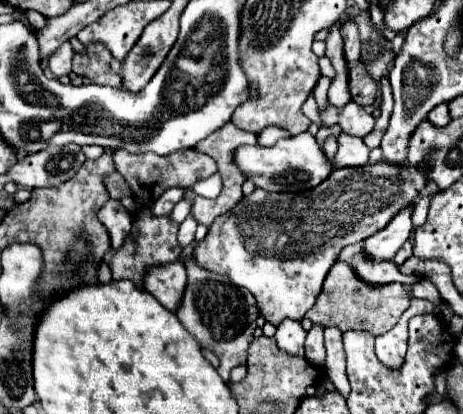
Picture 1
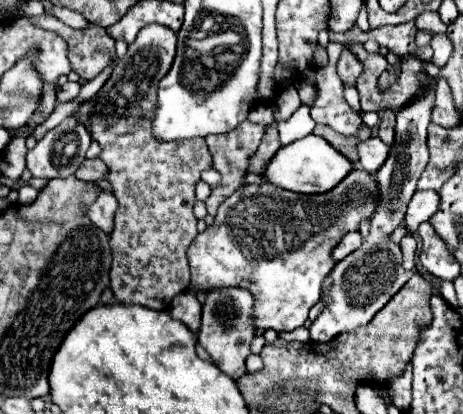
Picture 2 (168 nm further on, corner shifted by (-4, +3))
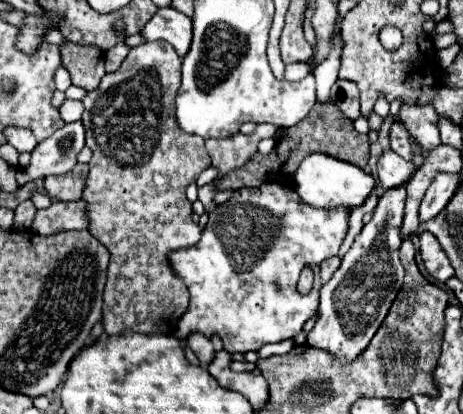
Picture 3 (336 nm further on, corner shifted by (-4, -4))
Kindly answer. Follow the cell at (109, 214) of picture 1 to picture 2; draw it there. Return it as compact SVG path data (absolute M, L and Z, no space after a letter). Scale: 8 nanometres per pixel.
M98 188L98 198L94 200L94 204L90 204L84 214L90 218L90 222L94 226L98 226L100 230L104 230L106 234L112 232L112 216L116 212L116 198L112 196L112 192Z

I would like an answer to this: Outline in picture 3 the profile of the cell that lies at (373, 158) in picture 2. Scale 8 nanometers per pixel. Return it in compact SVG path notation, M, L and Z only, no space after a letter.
M384 151L378 159L376 171L378 171L380 185L384 189L392 189L392 187L398 187L398 185L406 183L412 177L414 167L412 167L410 161L404 161L394 151Z

